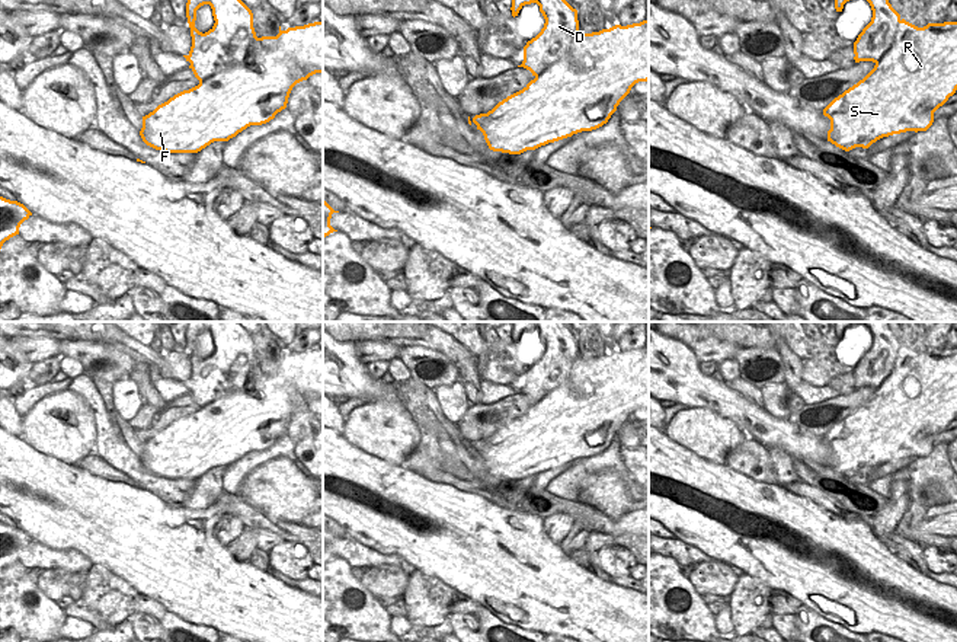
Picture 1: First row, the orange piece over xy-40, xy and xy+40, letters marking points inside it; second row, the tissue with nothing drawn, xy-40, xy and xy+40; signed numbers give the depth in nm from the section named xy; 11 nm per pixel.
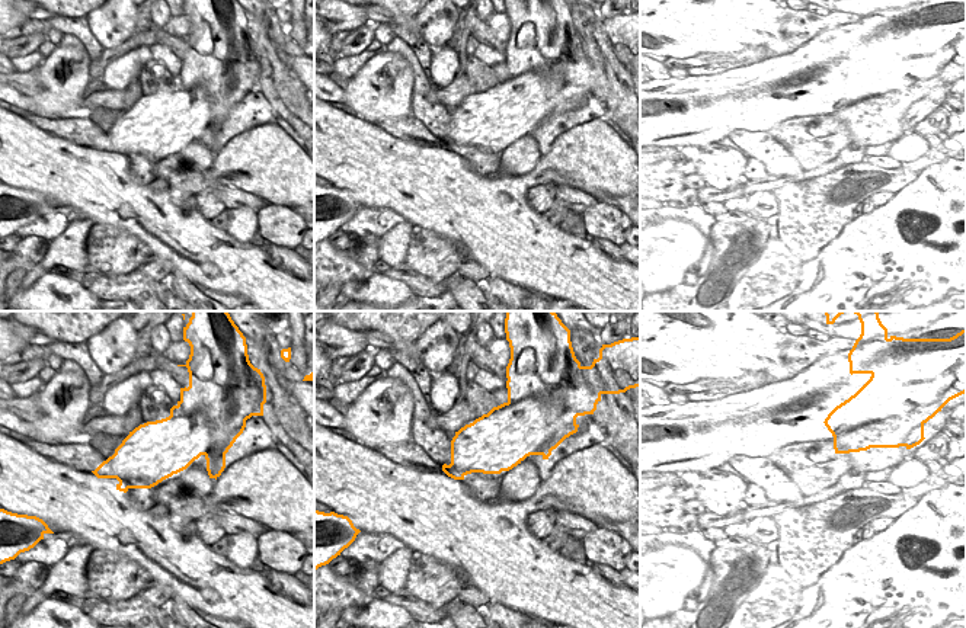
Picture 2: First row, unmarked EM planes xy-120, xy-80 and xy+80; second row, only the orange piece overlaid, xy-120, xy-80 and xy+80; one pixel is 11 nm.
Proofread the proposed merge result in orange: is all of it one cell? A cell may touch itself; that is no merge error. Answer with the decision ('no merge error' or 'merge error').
merge error

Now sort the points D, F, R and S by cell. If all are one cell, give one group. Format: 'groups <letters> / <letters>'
groups D / F R S

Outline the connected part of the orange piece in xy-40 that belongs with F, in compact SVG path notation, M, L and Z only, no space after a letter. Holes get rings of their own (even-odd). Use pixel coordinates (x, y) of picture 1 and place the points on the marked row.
M323 22L288 28L287 31L282 31L279 26L276 36L262 36L252 45L246 52L243 66L223 68L215 77L199 82L198 86L175 95L143 116L140 135L147 146L156 150L166 153L198 153L214 141L228 141L250 125L262 125L273 119L278 112L287 108L292 87L316 73L323 73ZM231 80L255 80L256 84L243 84L237 89L221 87L223 82Z

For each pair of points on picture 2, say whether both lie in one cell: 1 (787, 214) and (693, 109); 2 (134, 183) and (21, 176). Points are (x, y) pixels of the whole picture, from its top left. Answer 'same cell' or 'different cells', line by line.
1: different cells
2: same cell

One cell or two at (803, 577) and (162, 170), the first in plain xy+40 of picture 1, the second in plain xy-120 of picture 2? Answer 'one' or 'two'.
two

